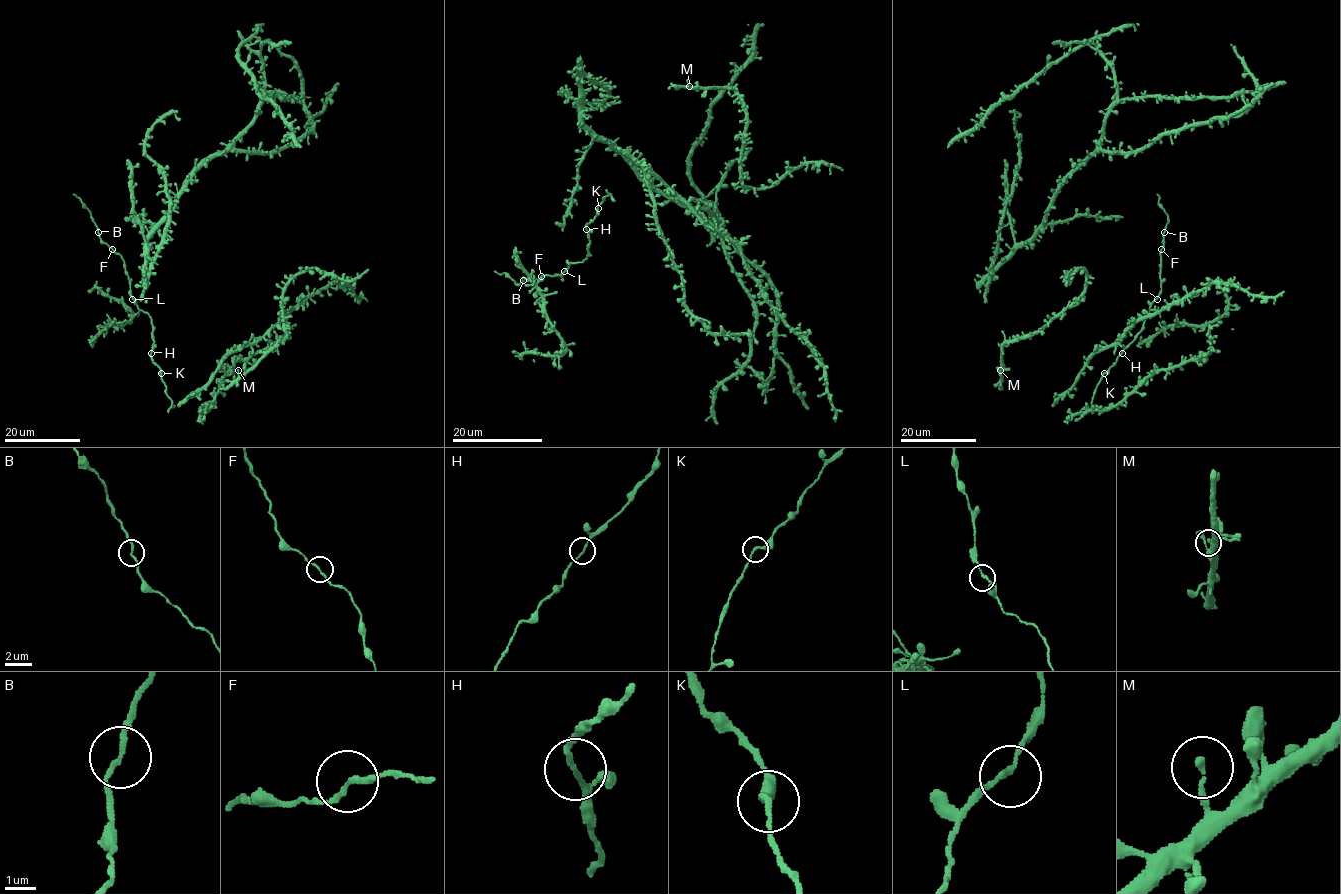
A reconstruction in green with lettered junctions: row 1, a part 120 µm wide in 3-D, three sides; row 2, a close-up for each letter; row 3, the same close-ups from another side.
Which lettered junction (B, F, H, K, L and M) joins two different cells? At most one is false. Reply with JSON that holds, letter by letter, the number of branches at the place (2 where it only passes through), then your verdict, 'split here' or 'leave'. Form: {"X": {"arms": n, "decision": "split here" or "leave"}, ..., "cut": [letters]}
{"B": {"arms": 2, "decision": "leave"}, "F": {"arms": 2, "decision": "leave"}, "H": {"arms": 2, "decision": "leave"}, "K": {"arms": 2, "decision": "leave"}, "L": {"arms": 2, "decision": "leave"}, "M": {"arms": 1, "decision": "leave"}, "cut": []}

